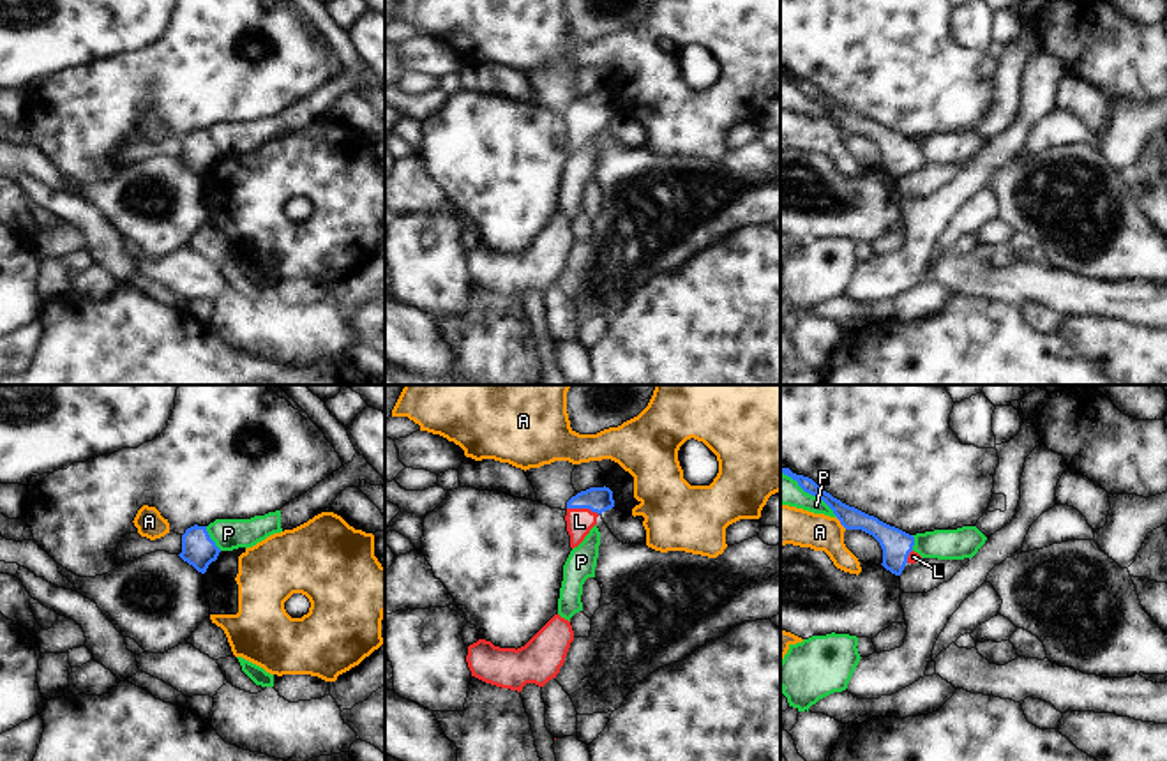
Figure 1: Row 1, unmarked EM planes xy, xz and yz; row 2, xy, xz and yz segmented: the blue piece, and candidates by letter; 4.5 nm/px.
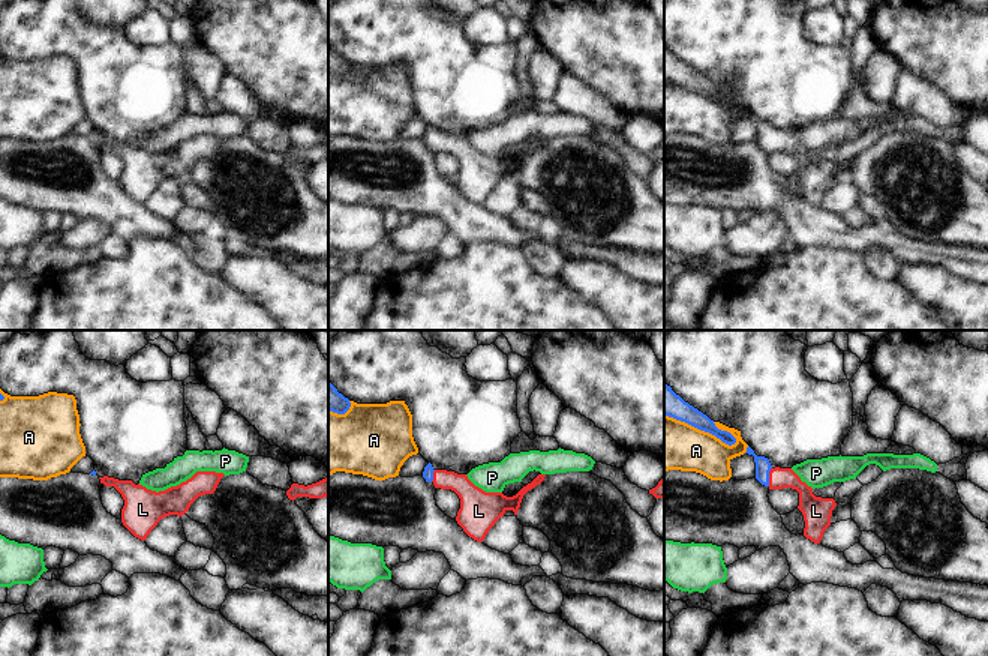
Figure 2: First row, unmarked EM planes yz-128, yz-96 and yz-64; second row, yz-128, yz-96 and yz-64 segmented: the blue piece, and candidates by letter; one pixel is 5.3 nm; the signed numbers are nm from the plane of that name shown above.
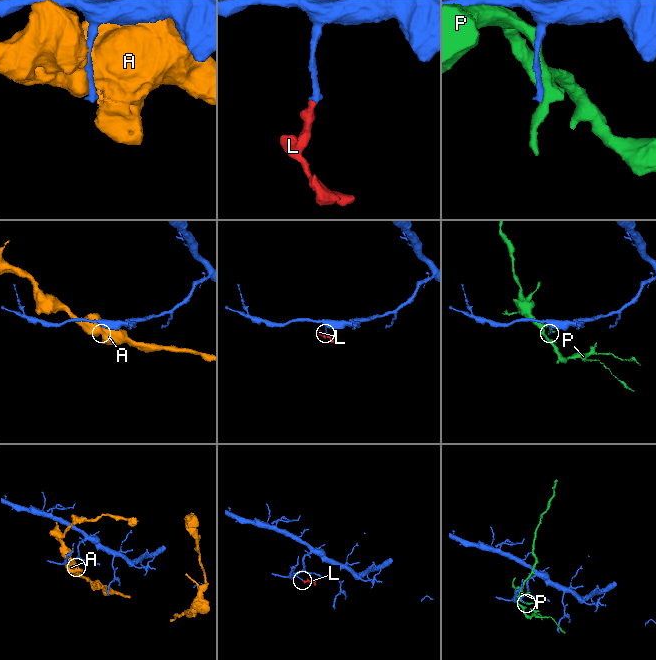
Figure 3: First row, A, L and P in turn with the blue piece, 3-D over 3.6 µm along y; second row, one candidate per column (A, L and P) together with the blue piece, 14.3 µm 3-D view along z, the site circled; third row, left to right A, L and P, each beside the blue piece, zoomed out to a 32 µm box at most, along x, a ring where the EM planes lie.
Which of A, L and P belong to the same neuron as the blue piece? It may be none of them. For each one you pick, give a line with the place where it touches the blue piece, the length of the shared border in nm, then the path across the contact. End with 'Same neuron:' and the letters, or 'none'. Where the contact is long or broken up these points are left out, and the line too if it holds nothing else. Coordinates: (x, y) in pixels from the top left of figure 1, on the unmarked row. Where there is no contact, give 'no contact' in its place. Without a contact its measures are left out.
L: contact xz (583, 112); length 150 nm; way xz (599, 105), (583, 112), (579, 126)
Same neuron: L

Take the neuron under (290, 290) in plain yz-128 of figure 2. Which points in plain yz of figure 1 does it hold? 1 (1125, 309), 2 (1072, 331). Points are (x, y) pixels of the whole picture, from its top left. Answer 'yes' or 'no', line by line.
1: no
2: yes

